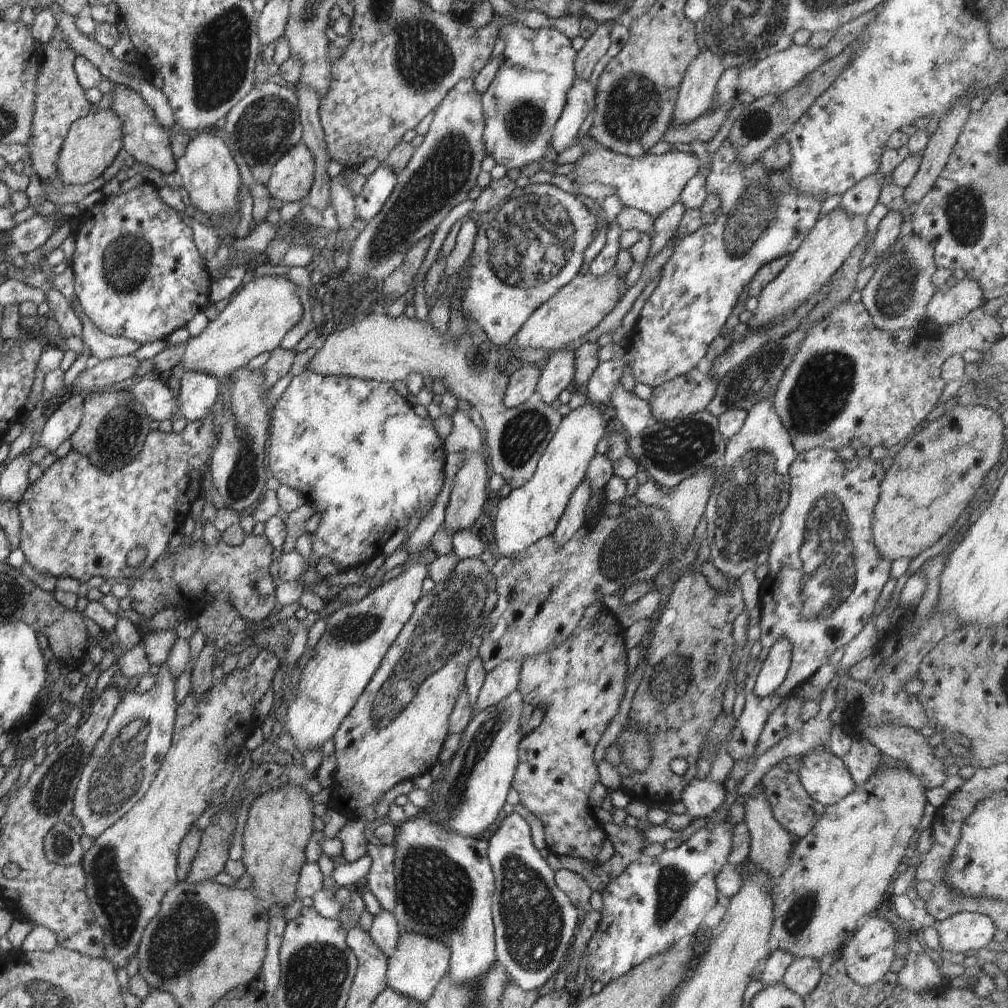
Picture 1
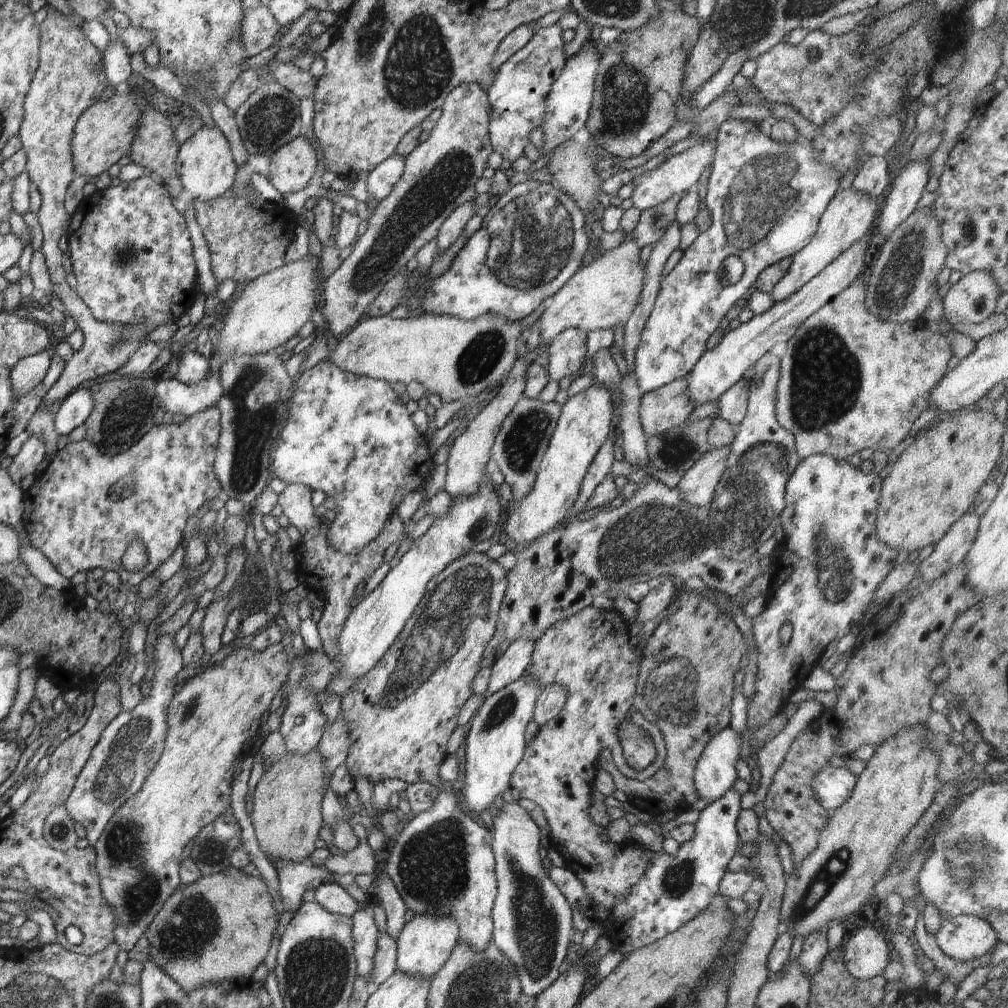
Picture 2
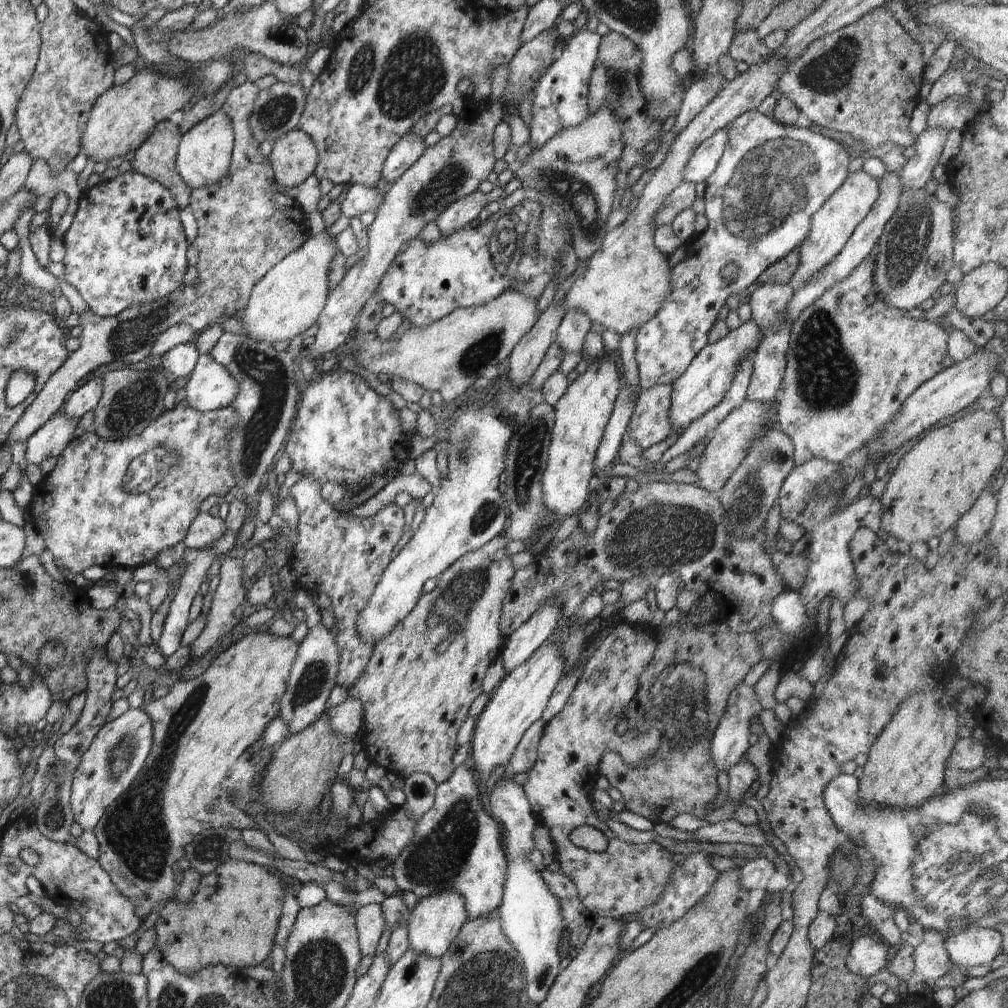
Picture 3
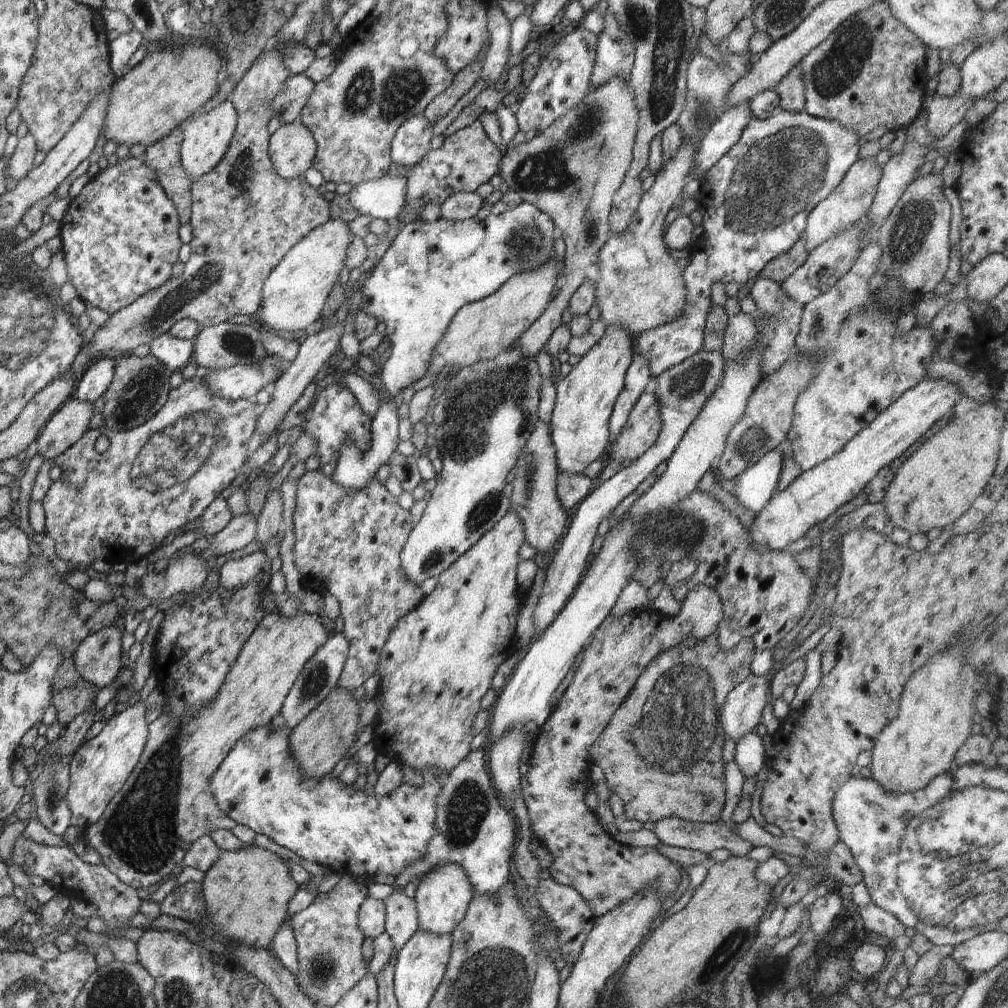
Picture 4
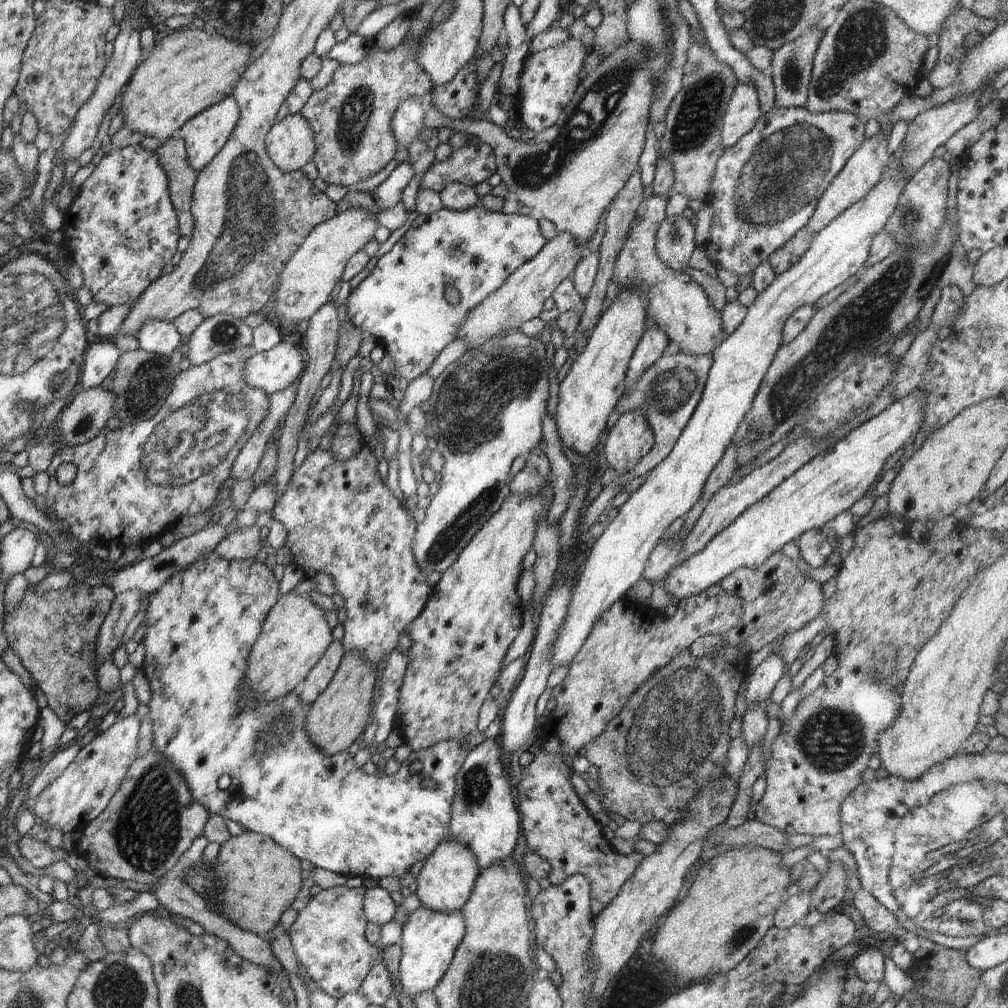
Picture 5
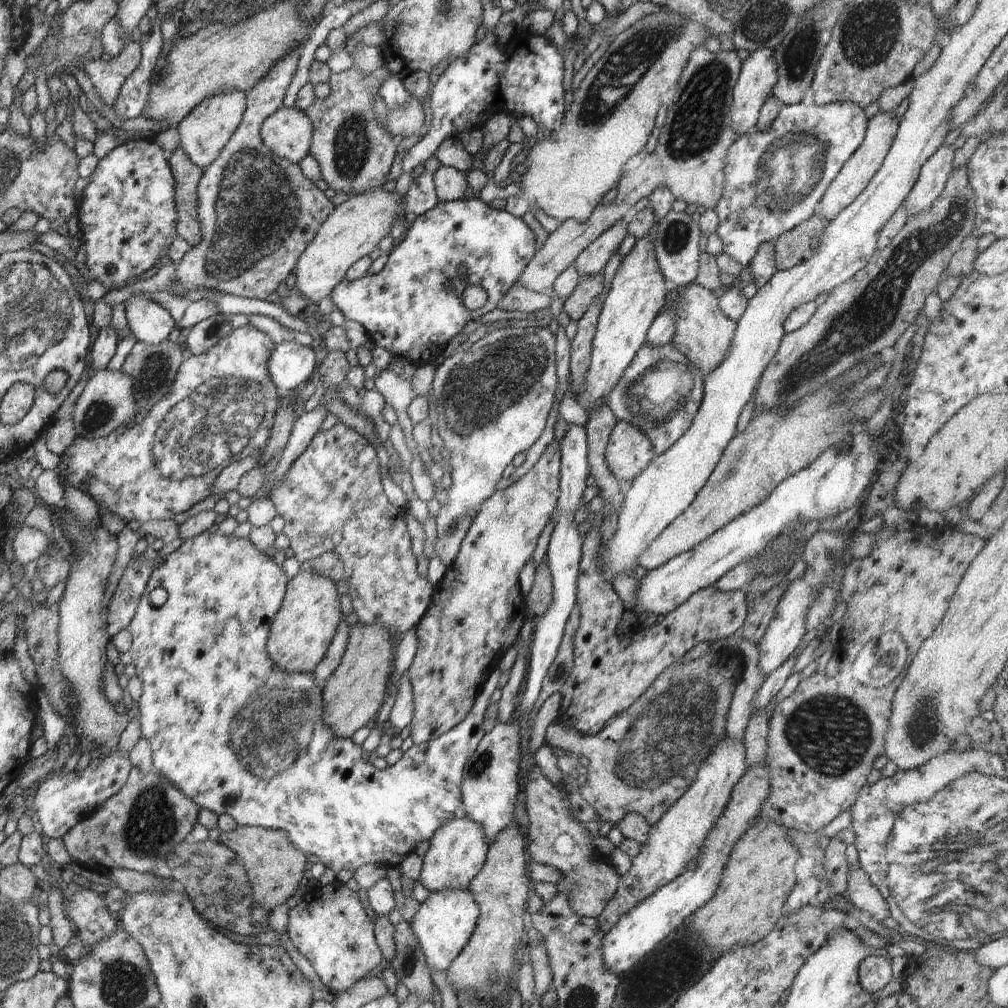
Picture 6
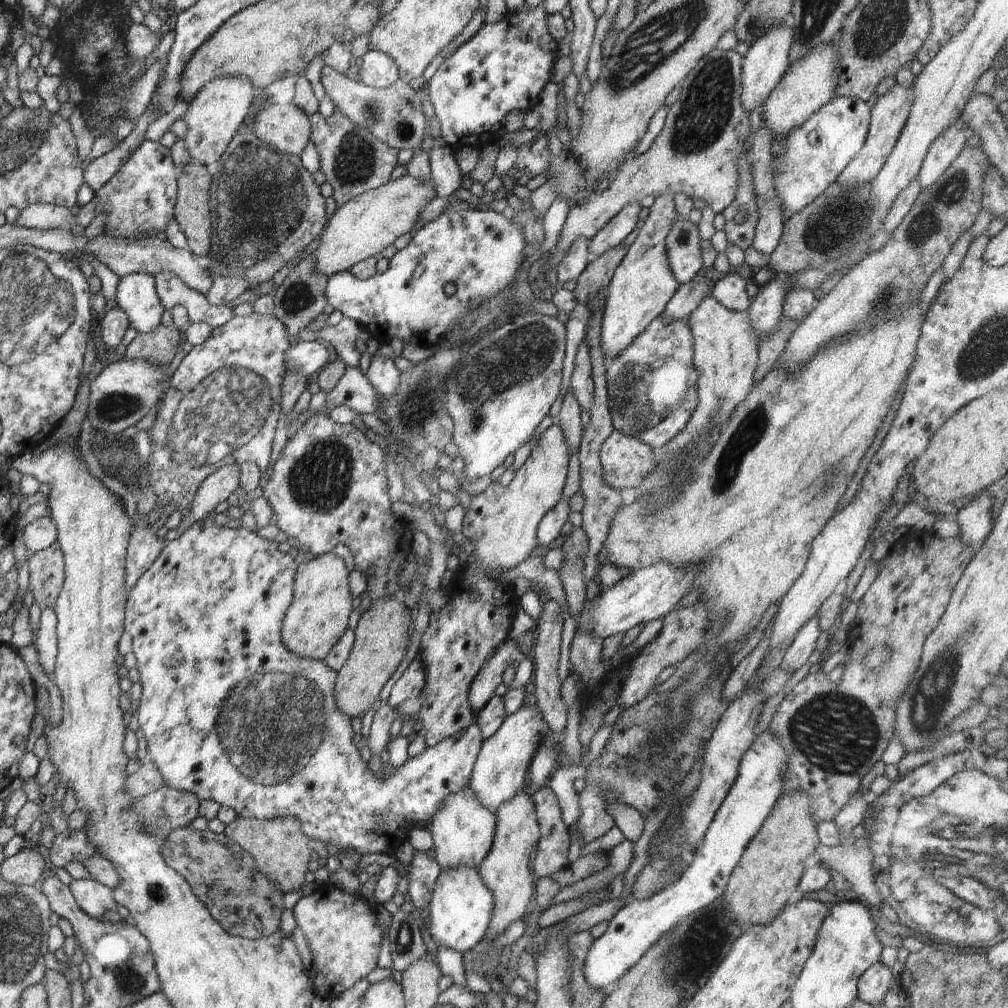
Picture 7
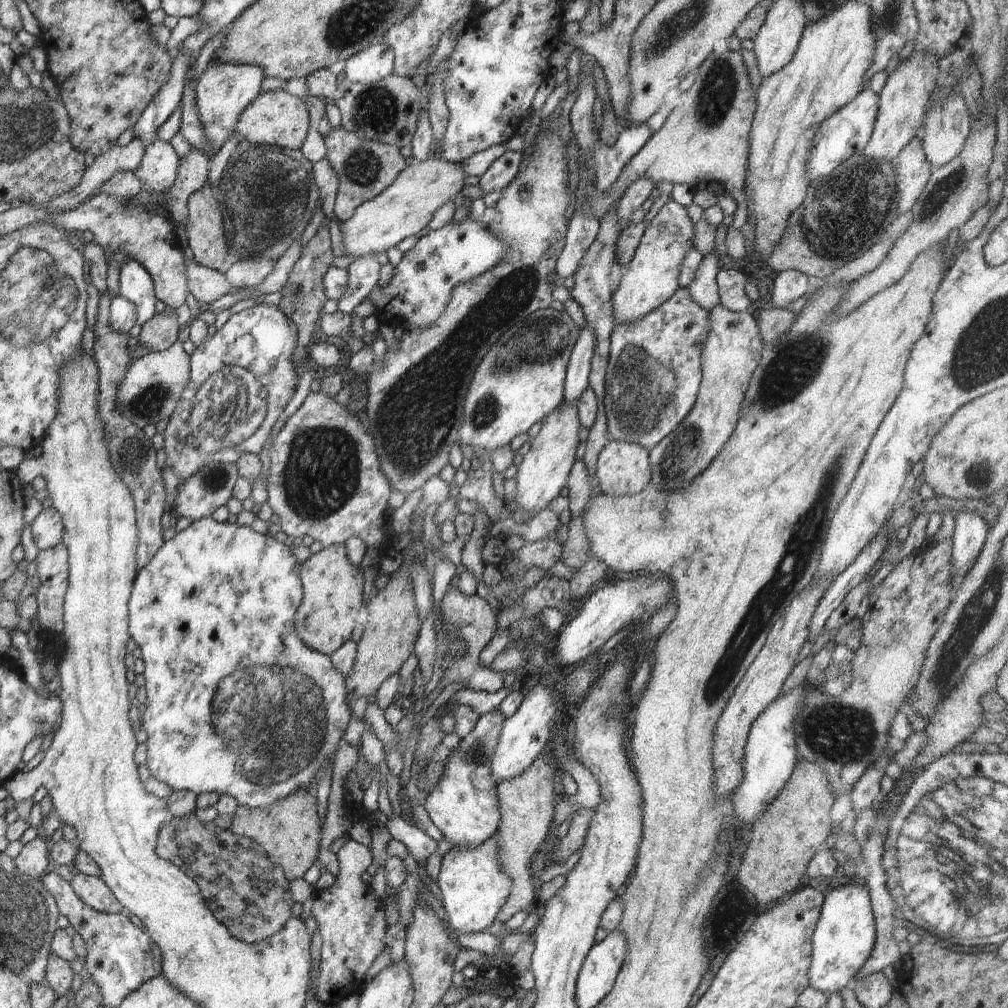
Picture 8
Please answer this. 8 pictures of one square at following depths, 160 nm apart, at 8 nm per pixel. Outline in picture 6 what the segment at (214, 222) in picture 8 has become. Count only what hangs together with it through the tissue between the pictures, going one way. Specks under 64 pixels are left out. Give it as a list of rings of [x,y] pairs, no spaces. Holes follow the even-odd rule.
[[[180,146],[168,155],[168,159],[176,181],[177,234],[195,247],[201,241],[197,186],[204,170],[196,166]]]

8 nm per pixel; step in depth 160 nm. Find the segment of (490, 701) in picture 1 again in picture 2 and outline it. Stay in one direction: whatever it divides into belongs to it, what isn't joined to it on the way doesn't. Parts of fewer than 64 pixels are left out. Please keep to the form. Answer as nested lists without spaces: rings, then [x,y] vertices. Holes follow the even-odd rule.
[[[522,637],[507,646],[507,651],[492,666],[487,696],[525,674],[534,645],[533,640]]]

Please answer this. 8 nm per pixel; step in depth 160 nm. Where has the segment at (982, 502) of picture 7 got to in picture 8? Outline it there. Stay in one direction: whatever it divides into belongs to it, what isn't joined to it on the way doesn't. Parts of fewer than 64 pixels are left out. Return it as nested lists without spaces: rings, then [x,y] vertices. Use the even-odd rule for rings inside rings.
[[[966,510],[953,516],[956,530],[952,537],[952,577],[964,576],[974,566],[989,534],[988,524],[980,514]]]

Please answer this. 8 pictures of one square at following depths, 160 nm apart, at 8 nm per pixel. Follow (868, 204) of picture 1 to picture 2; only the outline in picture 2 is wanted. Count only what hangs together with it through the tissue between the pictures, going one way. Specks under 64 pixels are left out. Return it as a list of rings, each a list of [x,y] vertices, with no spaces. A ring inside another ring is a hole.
[[[868,157],[854,177],[852,187],[882,202],[891,184],[889,173],[888,163],[884,157]]]

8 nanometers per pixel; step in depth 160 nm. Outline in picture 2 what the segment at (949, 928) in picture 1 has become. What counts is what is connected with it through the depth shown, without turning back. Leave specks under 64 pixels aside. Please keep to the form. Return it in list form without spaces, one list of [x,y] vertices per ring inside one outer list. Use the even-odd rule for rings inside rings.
[[[975,915],[950,916],[935,937],[942,952],[957,961],[980,958],[999,940],[990,923]]]

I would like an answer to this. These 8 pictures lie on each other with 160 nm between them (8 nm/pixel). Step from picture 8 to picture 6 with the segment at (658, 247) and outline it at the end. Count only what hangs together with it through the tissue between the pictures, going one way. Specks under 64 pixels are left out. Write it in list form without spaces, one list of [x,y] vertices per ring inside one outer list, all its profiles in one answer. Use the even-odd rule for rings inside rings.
[[[666,187],[656,189],[649,196],[649,207],[654,211],[656,221],[654,221],[651,229],[636,241],[630,252],[628,252],[628,255],[622,260],[614,279],[612,280],[612,284],[610,284],[611,289],[601,308],[597,329],[591,344],[591,361],[589,371],[586,375],[586,382],[584,383],[583,390],[580,393],[576,393],[576,399],[584,410],[587,410],[588,416],[589,412],[594,407],[603,405],[604,403],[607,404],[609,392],[616,386],[622,373],[626,370],[626,367],[632,362],[634,355],[638,352],[638,349],[646,342],[650,325],[654,322],[656,316],[669,305],[669,295],[671,294],[672,286],[669,285],[660,270],[655,255],[654,245],[659,222],[666,214],[672,211],[672,203],[674,200],[675,196]]]

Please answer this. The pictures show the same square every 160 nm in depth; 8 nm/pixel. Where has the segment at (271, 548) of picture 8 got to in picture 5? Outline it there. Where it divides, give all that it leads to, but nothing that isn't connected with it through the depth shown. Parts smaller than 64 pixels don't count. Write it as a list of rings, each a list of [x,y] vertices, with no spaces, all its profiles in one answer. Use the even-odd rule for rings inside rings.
[[[213,551],[190,563],[185,569],[178,571],[173,577],[165,580],[157,591],[148,596],[150,601],[148,602],[144,619],[147,622],[147,628],[142,639],[145,650],[142,670],[147,676],[151,688],[150,702],[147,707],[149,708],[148,717],[150,717],[152,723],[153,748],[167,761],[171,761],[174,768],[183,776],[191,795],[204,808],[207,808],[210,814],[239,822],[246,831],[260,833],[266,838],[274,839],[274,842],[290,851],[290,854],[293,854],[301,861],[308,860],[315,867],[347,877],[360,876],[381,879],[384,876],[397,876],[400,879],[411,870],[415,862],[418,862],[418,860],[426,861],[426,858],[432,854],[438,843],[450,836],[451,806],[455,795],[455,778],[471,750],[465,747],[458,739],[444,739],[442,742],[437,742],[424,750],[411,752],[410,762],[418,760],[418,762],[422,763],[422,770],[416,775],[410,774],[408,771],[409,762],[406,761],[401,762],[396,774],[382,774],[381,776],[376,773],[368,775],[355,763],[348,750],[332,756],[325,755],[322,751],[319,751],[319,748],[311,741],[305,729],[310,706],[306,703],[303,704],[303,700],[300,697],[291,694],[270,702],[261,703],[254,697],[247,696],[247,688],[245,687],[247,660],[253,644],[260,636],[262,625],[268,613],[281,596],[278,585],[279,581],[276,580],[273,571],[268,569],[265,563],[257,561],[255,558],[228,560],[218,556]],[[424,778],[434,780],[437,788],[424,787],[422,785]]]

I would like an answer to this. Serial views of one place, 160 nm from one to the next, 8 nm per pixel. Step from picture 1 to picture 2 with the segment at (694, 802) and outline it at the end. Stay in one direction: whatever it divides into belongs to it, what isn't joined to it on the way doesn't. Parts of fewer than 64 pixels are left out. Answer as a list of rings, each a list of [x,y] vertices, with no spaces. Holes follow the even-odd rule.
[[[728,725],[708,741],[693,774],[694,786],[701,798],[714,802],[739,778],[735,765],[741,751],[741,738]]]

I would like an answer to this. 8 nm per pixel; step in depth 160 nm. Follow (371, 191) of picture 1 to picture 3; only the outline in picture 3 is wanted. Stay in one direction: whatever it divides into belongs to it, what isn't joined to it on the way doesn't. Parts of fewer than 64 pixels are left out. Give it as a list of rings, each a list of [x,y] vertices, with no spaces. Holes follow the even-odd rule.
[[[412,132],[406,133],[388,153],[382,177],[388,182],[396,182],[422,156],[426,147],[428,146],[423,138]]]

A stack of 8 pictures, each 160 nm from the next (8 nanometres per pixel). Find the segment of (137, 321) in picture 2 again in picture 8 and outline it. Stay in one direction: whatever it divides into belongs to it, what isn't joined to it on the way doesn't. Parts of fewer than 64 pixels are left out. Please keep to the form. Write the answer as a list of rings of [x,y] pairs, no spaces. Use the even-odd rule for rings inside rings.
[[[157,139],[145,147],[142,162],[134,174],[144,191],[164,194],[172,188],[177,178],[180,160],[177,149],[169,141]]]

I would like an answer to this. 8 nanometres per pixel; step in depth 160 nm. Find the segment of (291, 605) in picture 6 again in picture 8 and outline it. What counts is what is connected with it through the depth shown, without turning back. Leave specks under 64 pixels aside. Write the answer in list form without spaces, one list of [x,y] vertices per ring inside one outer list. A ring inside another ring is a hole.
[[[334,545],[310,556],[301,565],[300,582],[304,596],[294,614],[296,634],[312,650],[329,656],[351,640],[352,631],[357,626],[364,594],[362,569],[360,565],[350,563],[344,545]]]

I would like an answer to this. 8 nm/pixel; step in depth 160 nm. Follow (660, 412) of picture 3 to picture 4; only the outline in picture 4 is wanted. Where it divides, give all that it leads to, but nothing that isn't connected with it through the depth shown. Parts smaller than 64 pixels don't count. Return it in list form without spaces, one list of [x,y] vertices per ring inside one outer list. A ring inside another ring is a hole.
[[[642,393],[618,436],[610,440],[605,459],[635,461],[656,442],[662,425],[655,394]]]

